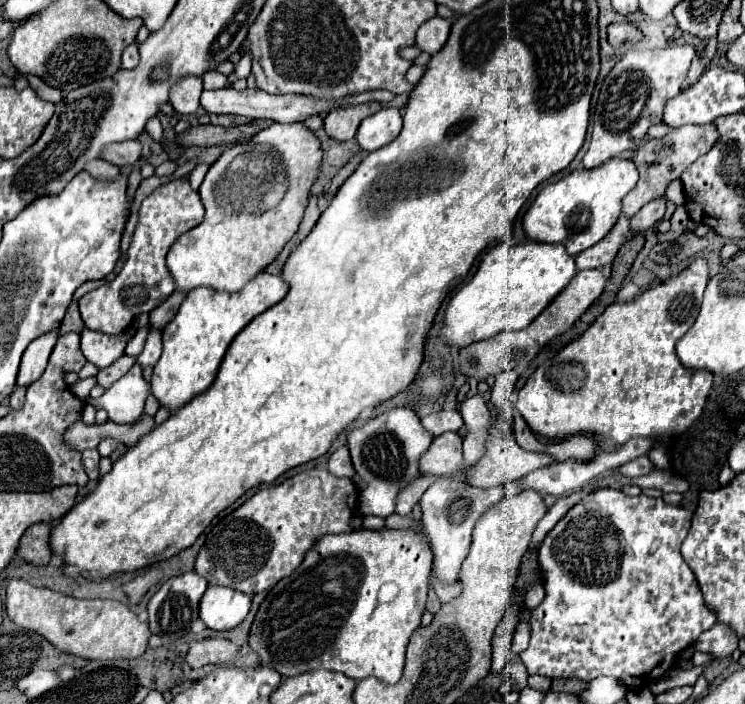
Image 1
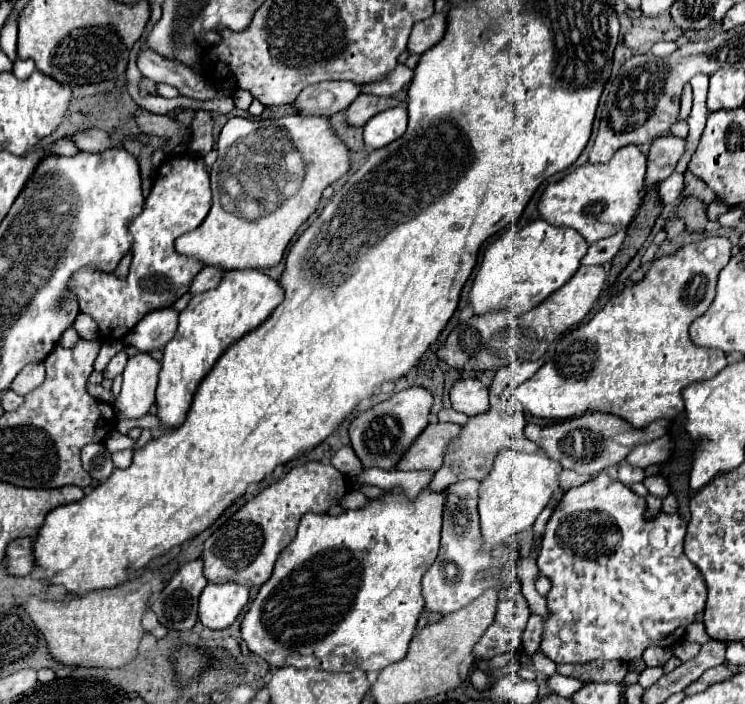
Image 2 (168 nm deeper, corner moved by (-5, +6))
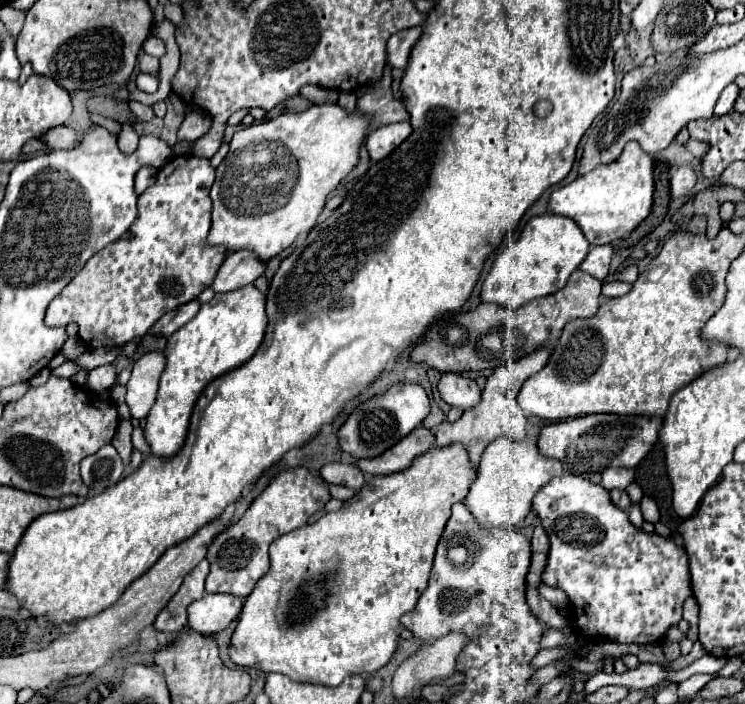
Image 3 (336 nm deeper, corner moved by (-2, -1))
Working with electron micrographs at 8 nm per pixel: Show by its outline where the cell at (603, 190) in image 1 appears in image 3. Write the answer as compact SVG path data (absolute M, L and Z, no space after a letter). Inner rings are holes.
M630 141L622 155L606 165L596 167L584 177L578 177L566 187L560 187L550 197L550 209L556 215L566 215L578 223L590 245L614 243L628 237L650 213L654 199L654 157L642 151L636 141Z

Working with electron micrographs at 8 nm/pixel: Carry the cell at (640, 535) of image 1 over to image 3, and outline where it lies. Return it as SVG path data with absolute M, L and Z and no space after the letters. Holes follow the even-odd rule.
M562 475L548 481L534 497L534 513L550 537L550 555L542 583L568 593L574 605L572 617L586 637L612 639L616 643L658 643L668 627L678 625L682 605L692 595L684 547L678 547L672 539L636 529L628 521L626 511L610 501L610 493L602 485L594 485L580 475Z

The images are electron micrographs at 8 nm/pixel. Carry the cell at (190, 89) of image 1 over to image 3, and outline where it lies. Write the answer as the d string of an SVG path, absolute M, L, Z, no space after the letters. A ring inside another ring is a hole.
M138 73L138 77L136 77L138 89L142 89L146 93L156 93L158 83L160 83L158 75L152 75L152 73Z

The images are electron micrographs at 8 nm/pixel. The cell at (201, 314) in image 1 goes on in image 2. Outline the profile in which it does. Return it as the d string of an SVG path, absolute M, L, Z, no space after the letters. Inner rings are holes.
M245 270L223 274L217 288L191 298L187 308L179 314L179 328L175 336L163 348L157 384L157 416L163 428L177 428L185 422L197 386L211 372L219 356L229 344L265 322L277 304L283 302L283 298L285 290L281 288L279 280L273 280L271 276L257 270L249 270L249 274L245 274Z

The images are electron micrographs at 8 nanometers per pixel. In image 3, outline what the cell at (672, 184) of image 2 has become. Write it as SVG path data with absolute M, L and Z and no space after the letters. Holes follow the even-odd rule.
M680 165L672 171L672 177L670 177L670 193L672 197L684 197L688 195L694 185L696 185L696 171L688 165Z

